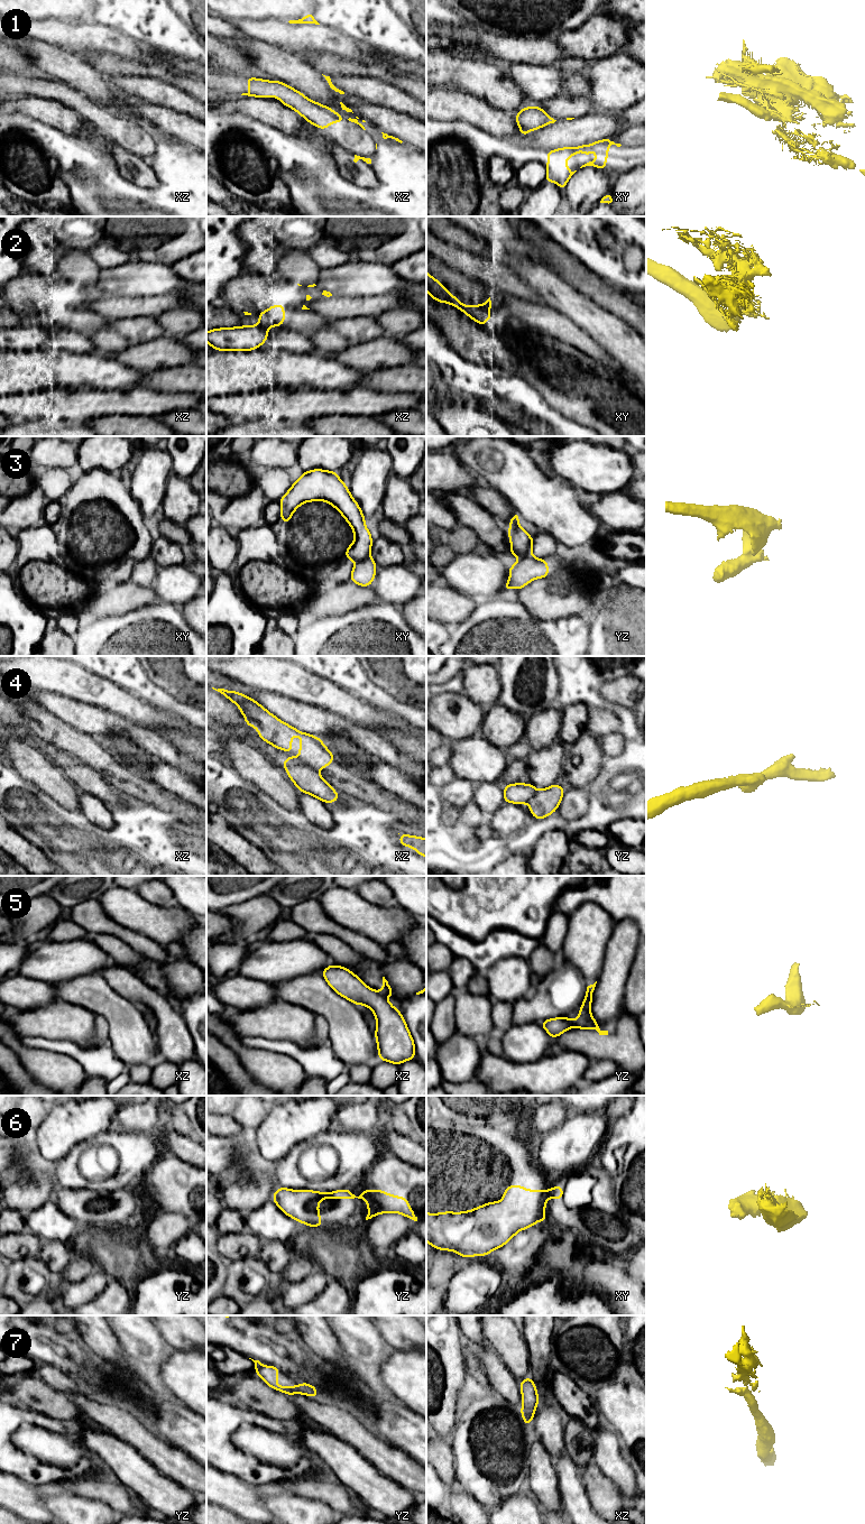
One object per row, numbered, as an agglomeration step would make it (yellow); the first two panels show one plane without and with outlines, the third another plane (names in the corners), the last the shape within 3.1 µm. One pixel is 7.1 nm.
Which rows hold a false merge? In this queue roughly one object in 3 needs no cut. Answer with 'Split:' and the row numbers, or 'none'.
Split: 2, 3, 4, 5, 6

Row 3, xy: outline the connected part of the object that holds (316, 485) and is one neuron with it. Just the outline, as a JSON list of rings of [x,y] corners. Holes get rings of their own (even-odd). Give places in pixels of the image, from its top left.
[[[321,469],[304,471],[302,477],[294,481],[279,500],[282,506],[280,519],[285,524],[289,524],[293,512],[302,504],[316,500],[332,505],[353,530],[355,539],[347,547],[344,558],[358,562],[369,556],[372,534],[366,527],[366,518],[358,502],[334,471]]]

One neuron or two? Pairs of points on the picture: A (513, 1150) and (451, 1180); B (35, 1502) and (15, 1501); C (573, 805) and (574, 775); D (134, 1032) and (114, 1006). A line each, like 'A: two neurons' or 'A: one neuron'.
A: one neuron
B: one neuron
C: two neurons
D: one neuron

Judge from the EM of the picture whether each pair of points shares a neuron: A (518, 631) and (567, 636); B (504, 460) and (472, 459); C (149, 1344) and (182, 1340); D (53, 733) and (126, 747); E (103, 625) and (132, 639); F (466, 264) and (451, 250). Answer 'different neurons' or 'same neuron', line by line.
A: same neuron
B: same neuron
C: different neurons
D: different neurons
E: same neuron
F: same neuron

